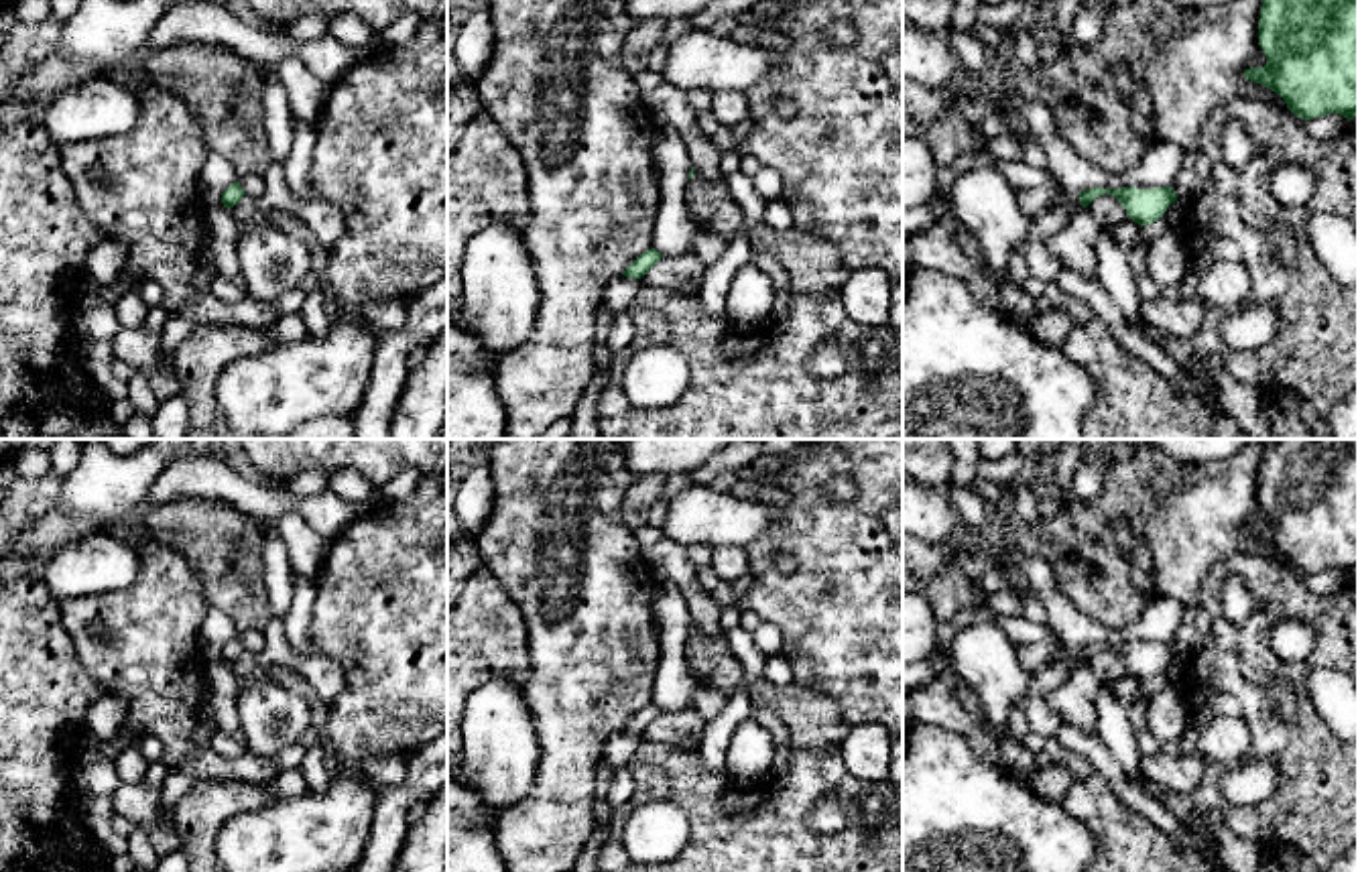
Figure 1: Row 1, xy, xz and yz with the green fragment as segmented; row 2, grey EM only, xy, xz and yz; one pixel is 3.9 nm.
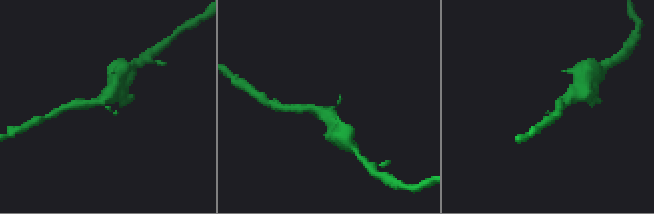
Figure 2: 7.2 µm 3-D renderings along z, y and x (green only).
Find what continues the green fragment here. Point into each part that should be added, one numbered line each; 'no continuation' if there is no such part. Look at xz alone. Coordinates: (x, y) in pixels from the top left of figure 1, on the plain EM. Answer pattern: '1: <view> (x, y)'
no continuation

